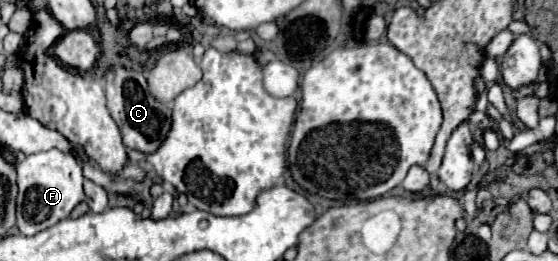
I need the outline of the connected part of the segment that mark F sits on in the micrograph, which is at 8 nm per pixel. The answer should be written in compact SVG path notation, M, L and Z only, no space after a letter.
M50 149L50 151L28 155L22 163L16 165L16 169L18 169L18 205L16 205L18 223L16 225L22 235L34 235L38 231L52 227L54 223L66 219L70 211L80 201L84 201L82 165L76 161L74 155Z

